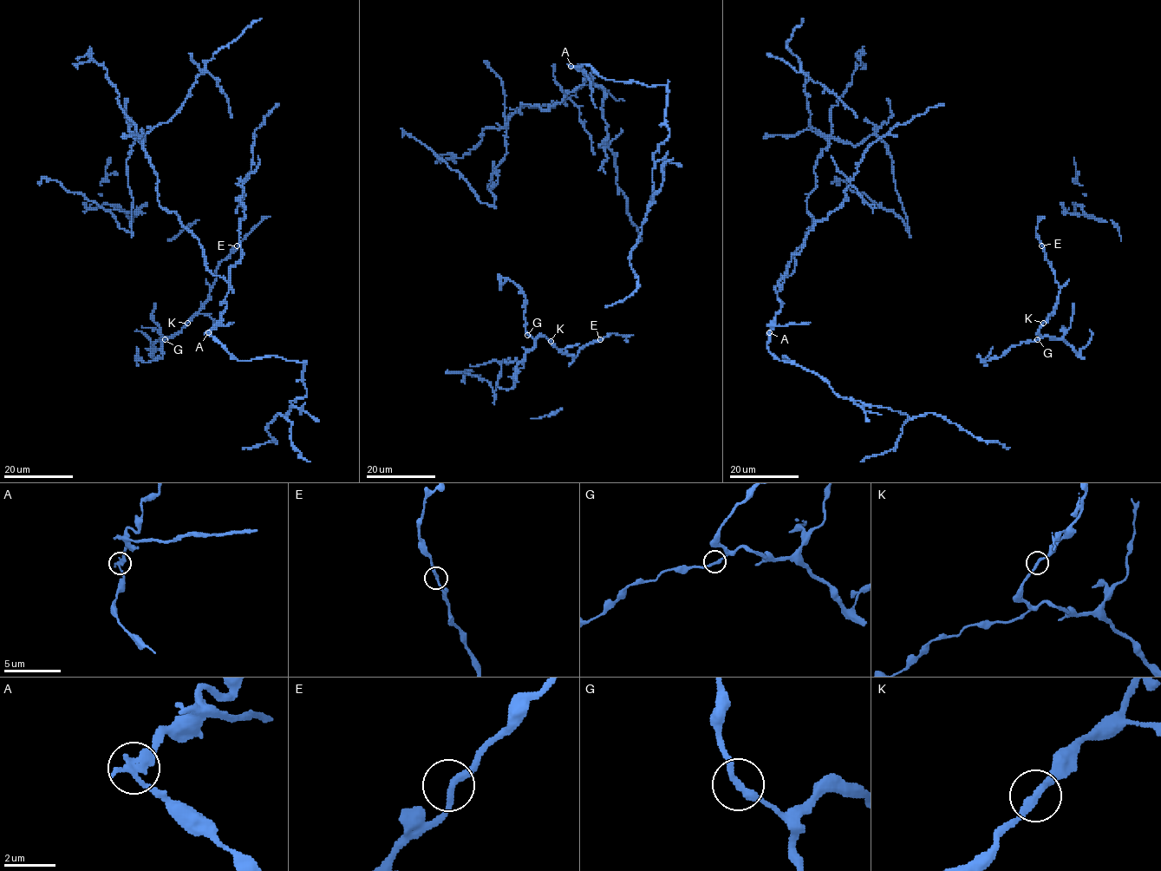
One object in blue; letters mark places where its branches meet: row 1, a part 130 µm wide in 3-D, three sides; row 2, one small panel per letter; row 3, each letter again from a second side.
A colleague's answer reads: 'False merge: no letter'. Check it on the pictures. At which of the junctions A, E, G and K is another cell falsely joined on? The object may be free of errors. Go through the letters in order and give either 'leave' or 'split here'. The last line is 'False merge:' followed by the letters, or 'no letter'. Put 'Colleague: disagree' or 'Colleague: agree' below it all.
A: split here
E: leave
G: leave
K: leave
False merge: A
Colleague: disagree

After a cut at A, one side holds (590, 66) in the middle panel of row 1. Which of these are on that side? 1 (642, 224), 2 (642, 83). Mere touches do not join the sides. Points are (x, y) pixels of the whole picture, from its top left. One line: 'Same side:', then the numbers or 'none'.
Same side: 1, 2

